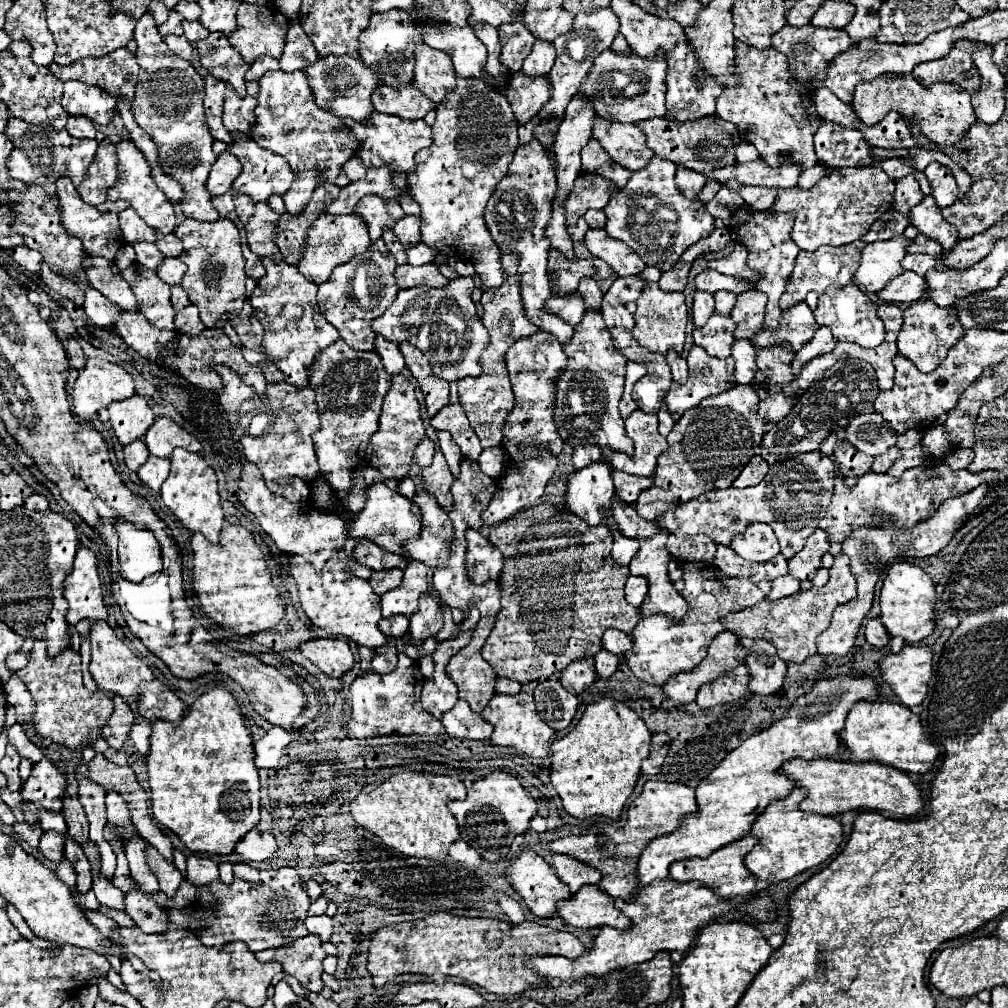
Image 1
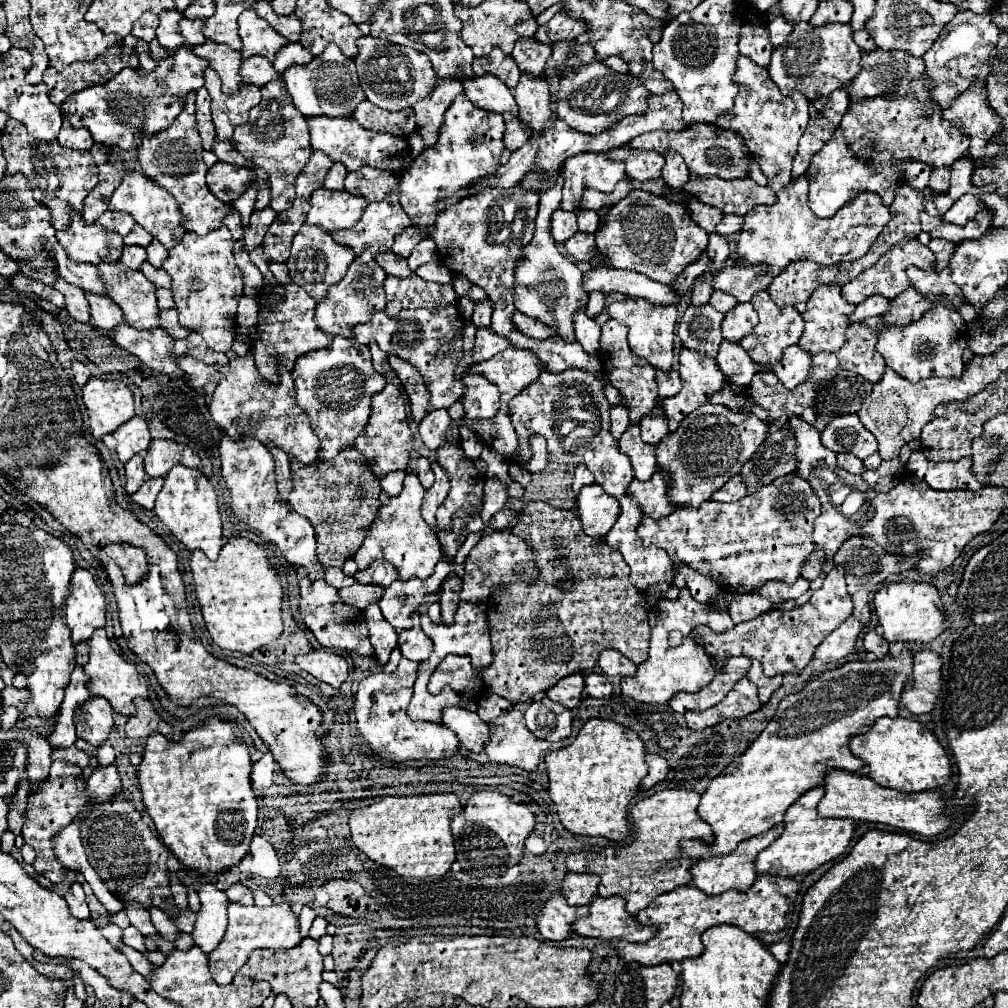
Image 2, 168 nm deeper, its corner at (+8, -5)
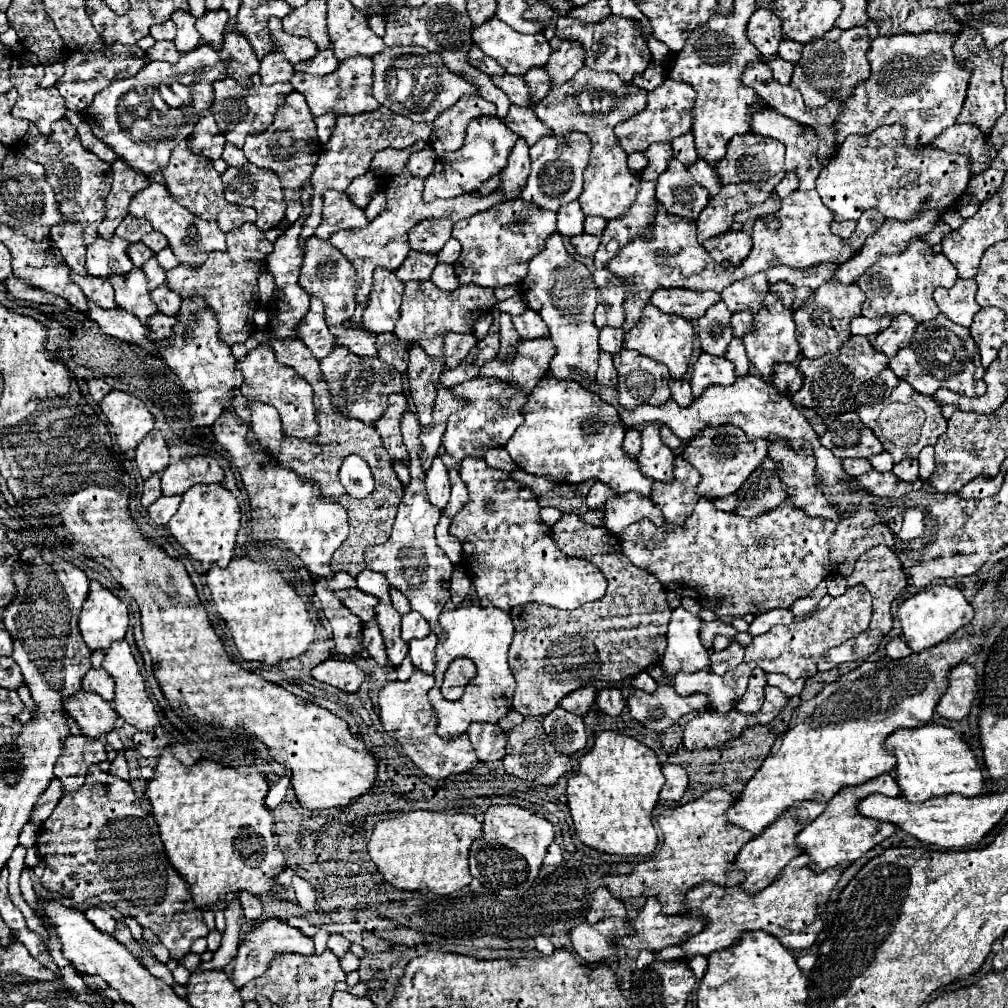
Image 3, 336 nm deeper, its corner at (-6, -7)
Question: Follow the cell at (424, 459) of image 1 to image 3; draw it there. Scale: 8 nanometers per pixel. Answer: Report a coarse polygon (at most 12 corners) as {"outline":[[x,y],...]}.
{"outline":[[439,456],[425,476],[431,504],[439,512],[449,504],[451,484]]}

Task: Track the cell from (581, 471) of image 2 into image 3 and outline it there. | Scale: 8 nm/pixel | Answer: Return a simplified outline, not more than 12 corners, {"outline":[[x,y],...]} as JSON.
{"outline":[[595,482],[585,498],[589,510],[601,510],[617,496],[615,488]]}

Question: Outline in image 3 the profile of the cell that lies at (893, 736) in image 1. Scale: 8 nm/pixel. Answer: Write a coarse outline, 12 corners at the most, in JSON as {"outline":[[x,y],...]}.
{"outline":[[941,724],[897,730],[897,784],[909,802],[983,794],[963,738]]}

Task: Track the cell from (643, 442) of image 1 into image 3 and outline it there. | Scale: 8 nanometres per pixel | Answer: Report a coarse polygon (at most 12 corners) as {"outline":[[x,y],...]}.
{"outline":[[659,426],[643,432],[637,458],[643,476],[673,480],[673,450],[659,436]]}

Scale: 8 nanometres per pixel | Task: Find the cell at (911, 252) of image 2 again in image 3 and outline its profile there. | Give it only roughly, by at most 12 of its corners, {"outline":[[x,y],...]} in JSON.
{"outline":[[915,238],[857,278],[865,318],[939,314],[955,266]]}

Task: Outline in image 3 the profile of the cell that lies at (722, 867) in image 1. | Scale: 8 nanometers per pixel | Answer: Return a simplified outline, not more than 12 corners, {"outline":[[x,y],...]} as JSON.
{"outline":[[799,802],[743,846],[733,868],[755,894],[801,854],[795,836],[825,802]]}

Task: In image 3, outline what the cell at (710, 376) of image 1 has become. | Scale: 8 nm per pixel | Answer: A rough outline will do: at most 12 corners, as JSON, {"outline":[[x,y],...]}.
{"outline":[[701,354],[693,366],[693,396],[737,380],[729,360]]}

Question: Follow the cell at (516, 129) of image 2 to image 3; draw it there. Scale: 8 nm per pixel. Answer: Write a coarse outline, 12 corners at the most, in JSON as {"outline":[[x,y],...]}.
{"outline":[[519,138],[507,168],[501,172],[499,188],[515,188],[519,198],[531,168],[529,146]]}

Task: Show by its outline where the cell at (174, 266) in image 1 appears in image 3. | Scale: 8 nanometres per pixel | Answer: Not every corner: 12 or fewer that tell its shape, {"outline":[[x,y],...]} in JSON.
{"outline":[[155,258],[141,266],[149,290],[165,284],[165,272]]}

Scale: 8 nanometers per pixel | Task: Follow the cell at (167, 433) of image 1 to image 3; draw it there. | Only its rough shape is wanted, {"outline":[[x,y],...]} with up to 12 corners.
{"outline":[[211,456],[169,464],[161,488],[165,496],[195,484],[221,484],[223,470]]}

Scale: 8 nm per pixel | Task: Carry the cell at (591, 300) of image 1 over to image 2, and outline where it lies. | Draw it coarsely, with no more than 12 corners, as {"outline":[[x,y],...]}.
{"outline":[[585,308],[575,310],[575,338],[597,354],[601,326]]}

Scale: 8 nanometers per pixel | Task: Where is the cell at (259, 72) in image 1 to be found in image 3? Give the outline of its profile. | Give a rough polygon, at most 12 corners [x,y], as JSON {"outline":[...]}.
{"outline":[[281,52],[261,60],[263,84],[289,82],[293,66]]}

